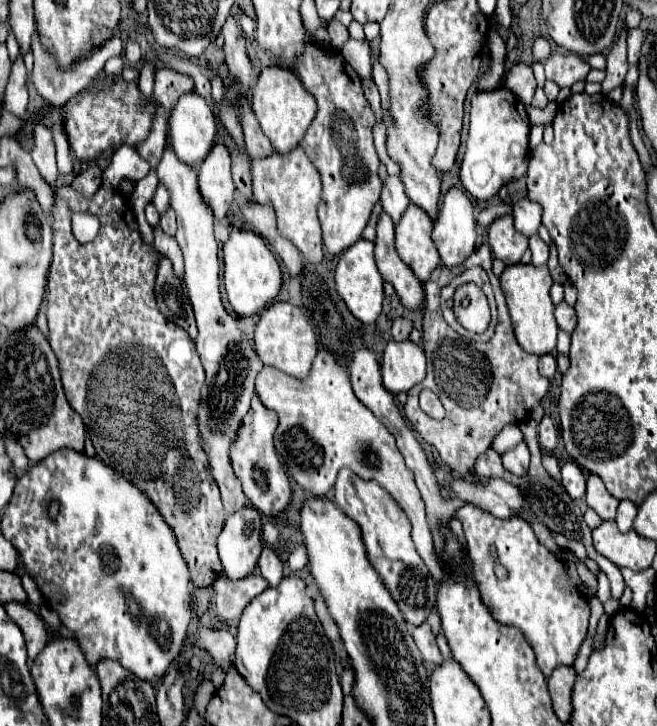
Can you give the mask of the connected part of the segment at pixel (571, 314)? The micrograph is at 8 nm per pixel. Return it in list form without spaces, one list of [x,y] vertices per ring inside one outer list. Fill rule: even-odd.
[[[561,303],[555,307],[555,319],[561,331],[565,331],[567,335],[573,335],[575,331],[575,309],[569,307],[567,303]]]

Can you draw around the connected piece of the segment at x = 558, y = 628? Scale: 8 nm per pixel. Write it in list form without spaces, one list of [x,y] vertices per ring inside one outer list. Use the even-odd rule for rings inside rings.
[[[471,505],[459,509],[455,517],[463,523],[469,557],[475,571],[475,581],[479,583],[483,601],[489,605],[493,617],[503,625],[517,627],[525,635],[537,657],[537,667],[543,671],[545,677],[549,677],[553,669],[559,665],[573,665],[573,659],[589,629],[589,603],[579,589],[571,587],[563,561],[555,559],[553,553],[539,543],[531,525],[521,517],[505,521],[491,515],[489,511]]]

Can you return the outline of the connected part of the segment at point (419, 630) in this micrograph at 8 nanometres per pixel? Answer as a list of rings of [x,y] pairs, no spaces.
[[[423,623],[423,625],[419,625],[419,627],[413,629],[413,639],[415,639],[415,643],[417,643],[423,659],[429,665],[441,665],[445,661],[443,655],[441,655],[441,651],[439,651],[439,647],[437,647],[437,643],[435,643],[435,635],[431,633],[431,629],[429,629],[427,623]]]

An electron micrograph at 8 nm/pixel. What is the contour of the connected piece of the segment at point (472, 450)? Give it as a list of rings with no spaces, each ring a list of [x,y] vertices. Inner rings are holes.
[[[481,245],[473,251],[473,255],[465,261],[465,265],[481,265],[491,279],[497,307],[503,311],[501,335],[493,335],[489,343],[477,343],[467,337],[461,337],[451,327],[447,327],[441,307],[439,307],[439,289],[443,289],[455,275],[463,273],[465,267],[439,267],[433,271],[431,279],[425,283],[427,307],[423,313],[423,349],[427,355],[427,377],[417,387],[407,393],[405,417],[411,421],[413,429],[437,449],[441,459],[457,473],[469,475],[473,465],[481,453],[491,447],[491,441],[501,433],[501,429],[509,423],[523,423],[531,415],[531,411],[543,401],[549,391],[549,381],[537,369],[537,357],[527,355],[515,341],[511,319],[505,307],[505,297],[499,289],[499,279],[491,271],[491,251],[487,245]],[[427,387],[437,393],[441,403],[445,405],[445,419],[433,421],[419,409],[419,391]]]

